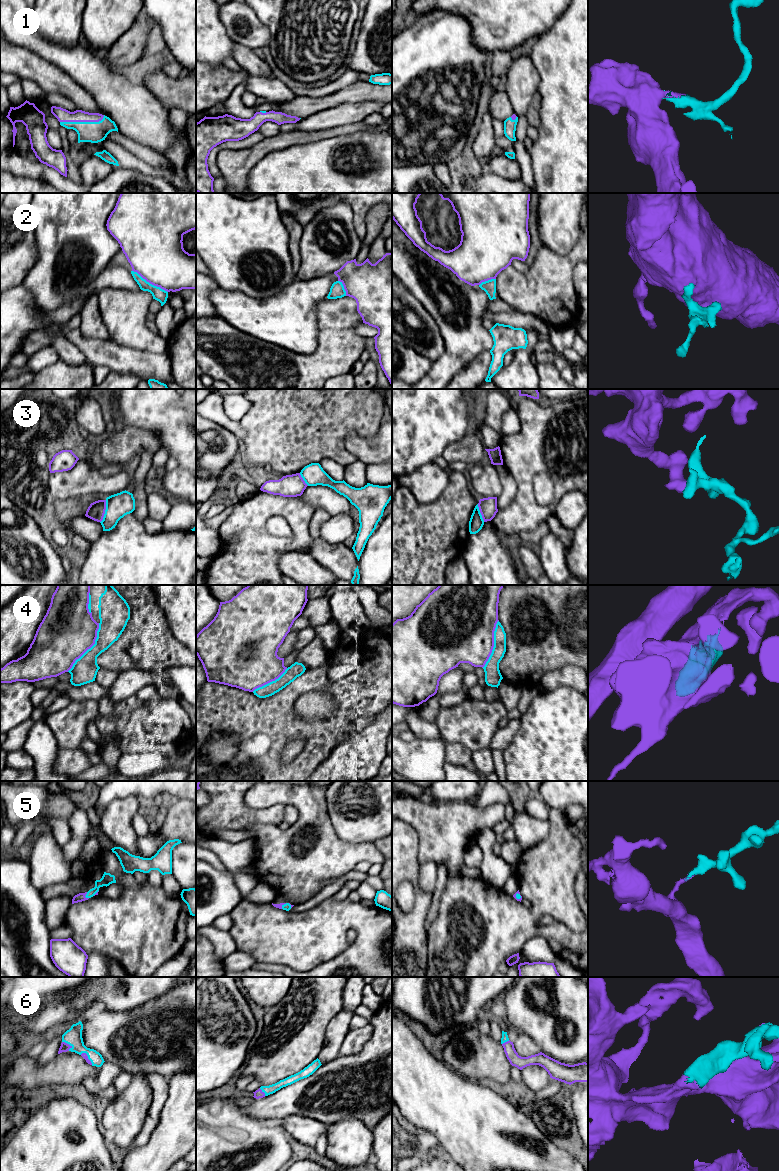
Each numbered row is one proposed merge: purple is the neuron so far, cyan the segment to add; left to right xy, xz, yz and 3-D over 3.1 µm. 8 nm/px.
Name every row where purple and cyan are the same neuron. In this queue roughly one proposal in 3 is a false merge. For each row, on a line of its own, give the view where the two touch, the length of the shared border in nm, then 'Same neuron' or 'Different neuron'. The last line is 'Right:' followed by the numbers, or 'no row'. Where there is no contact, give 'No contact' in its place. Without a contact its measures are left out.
1: Touches purple in xy. Shared border 360 nm. Same neuron
2: Touches purple in xy. Shared border 340 nm. Same neuron
3: Touches purple in xy. Shared border 190 nm. Different neuron
4: Touches purple in xy. Shared border 460 nm. Different neuron
5: Touches purple in xy. Shared border 60 nm. Same neuron
6: Touches purple in xy. Shared border 100 nm. Same neuron
Right: 1, 2, 5, 6

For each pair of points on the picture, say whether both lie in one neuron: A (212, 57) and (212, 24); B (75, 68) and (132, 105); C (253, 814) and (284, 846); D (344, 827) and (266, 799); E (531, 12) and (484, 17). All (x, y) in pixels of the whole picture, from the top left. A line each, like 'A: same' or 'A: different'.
A: same
B: same
C: different
D: different
E: same

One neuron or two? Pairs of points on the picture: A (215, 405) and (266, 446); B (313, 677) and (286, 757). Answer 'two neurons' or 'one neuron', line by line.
A: two neurons
B: two neurons

